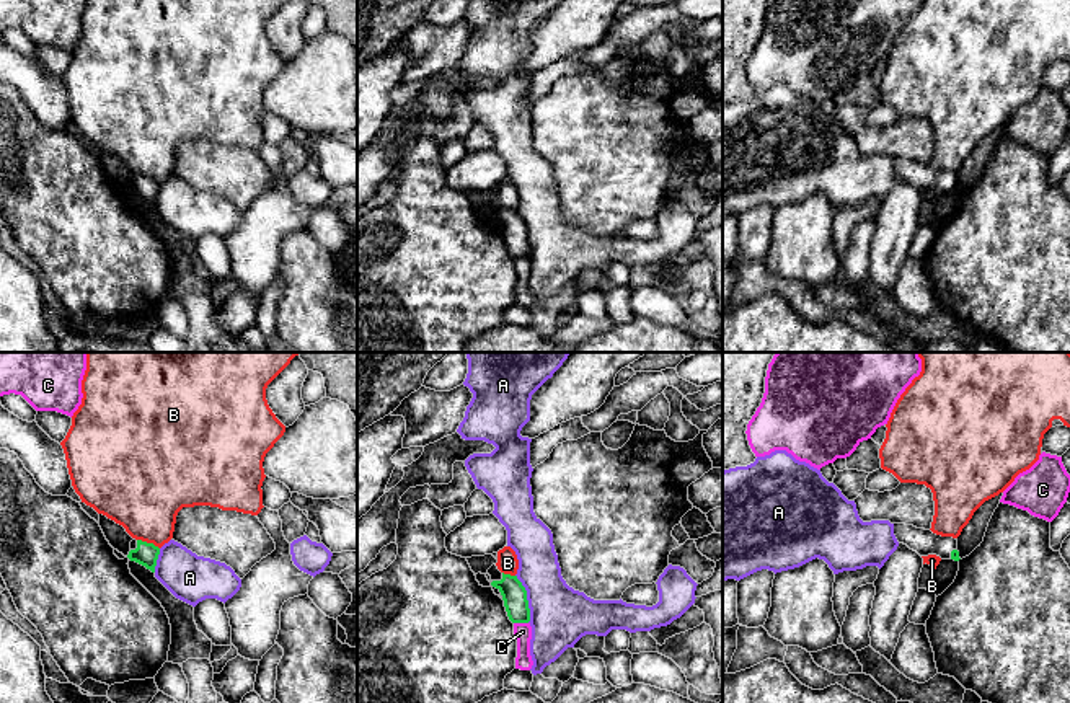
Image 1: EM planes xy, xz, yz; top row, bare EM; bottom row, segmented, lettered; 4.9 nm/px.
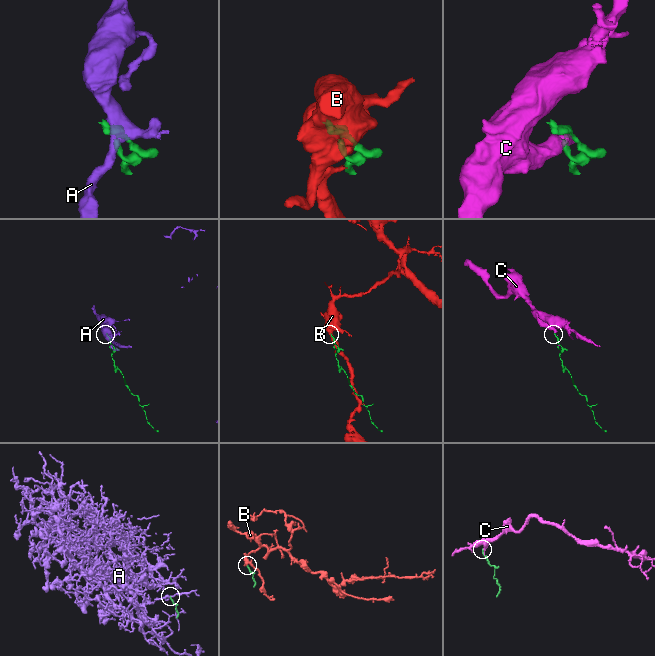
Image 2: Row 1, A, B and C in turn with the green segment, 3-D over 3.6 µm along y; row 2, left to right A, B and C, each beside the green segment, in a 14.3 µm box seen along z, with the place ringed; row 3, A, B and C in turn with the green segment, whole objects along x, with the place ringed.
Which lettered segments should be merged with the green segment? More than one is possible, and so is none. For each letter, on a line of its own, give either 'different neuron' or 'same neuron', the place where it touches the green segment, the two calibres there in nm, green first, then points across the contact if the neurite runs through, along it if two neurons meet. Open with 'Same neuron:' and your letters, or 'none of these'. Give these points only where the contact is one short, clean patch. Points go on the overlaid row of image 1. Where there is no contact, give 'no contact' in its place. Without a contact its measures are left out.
Same neuron: none of these
A: different neuron; contact xz (526, 599); calibres 120 and 300 nm; border xz (516, 574), (526, 591), (529, 622)
B: different neuron; contact xy (149, 543); calibres 110 and 380 nm; border xy (137, 539), (159, 548)
C: different neuron; contact xz (521, 622); calibres 120 and 90 nm

